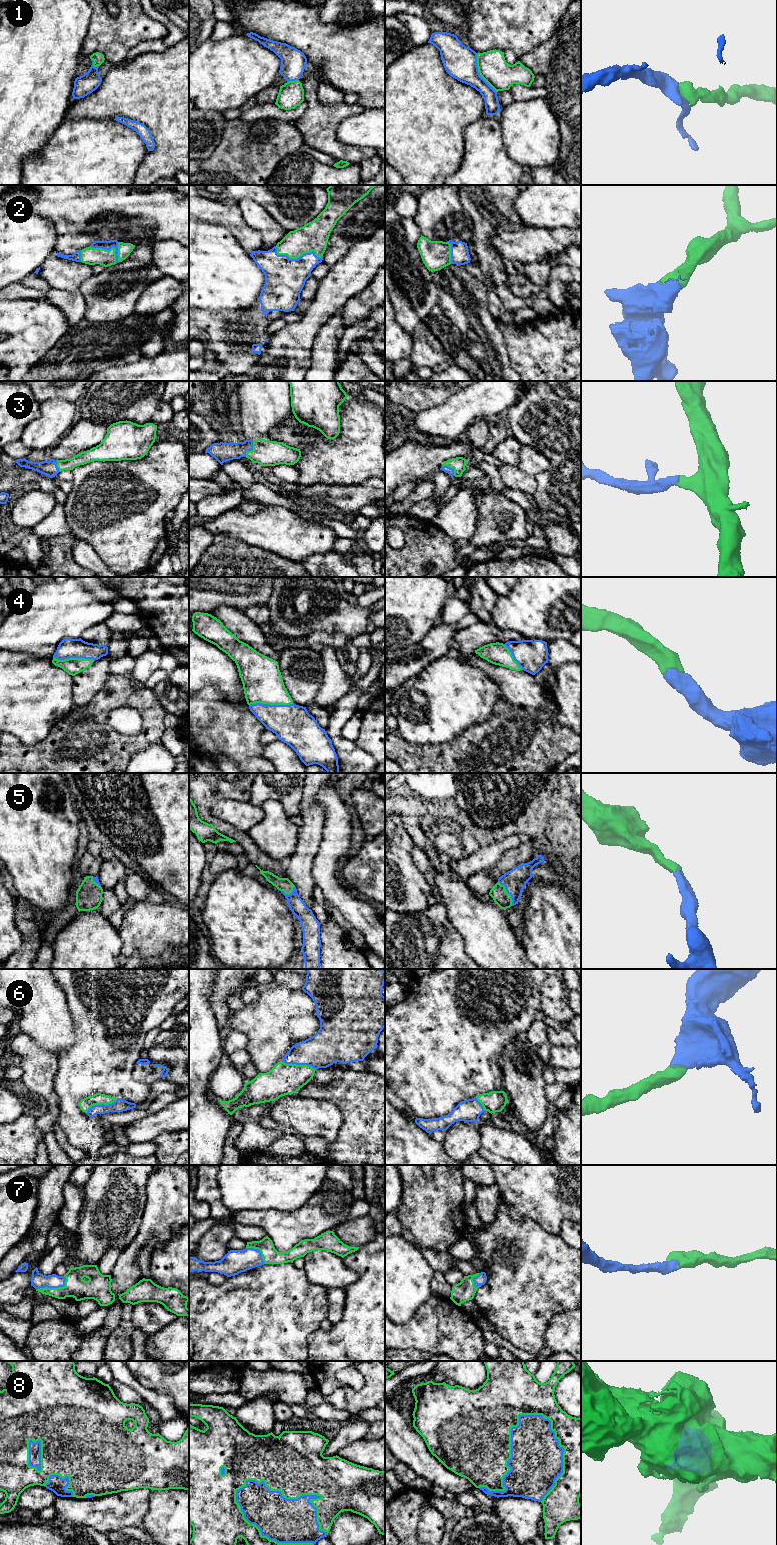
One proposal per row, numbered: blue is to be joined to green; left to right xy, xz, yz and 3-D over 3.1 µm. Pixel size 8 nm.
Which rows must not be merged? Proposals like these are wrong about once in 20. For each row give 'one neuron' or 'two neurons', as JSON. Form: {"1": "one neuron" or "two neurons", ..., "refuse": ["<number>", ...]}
{"1": "one neuron", "2": "one neuron", "3": "one neuron", "4": "one neuron", "5": "one neuron", "6": "one neuron", "7": "one neuron", "8": "one neuron", "refuse": []}

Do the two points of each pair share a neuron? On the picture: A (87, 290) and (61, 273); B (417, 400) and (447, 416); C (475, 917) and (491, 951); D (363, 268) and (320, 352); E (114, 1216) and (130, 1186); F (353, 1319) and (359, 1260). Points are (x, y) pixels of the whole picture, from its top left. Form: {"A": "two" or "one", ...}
{"A": "two", "B": "two", "C": "one", "D": "two", "E": "one", "F": "one"}

